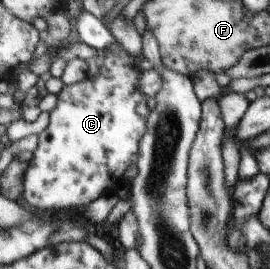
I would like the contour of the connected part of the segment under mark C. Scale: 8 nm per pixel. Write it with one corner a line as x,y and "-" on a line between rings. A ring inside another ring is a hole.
121,43
111,44
100,62
100,73
94,79
85,79
75,85
64,86
58,93
58,104
50,113
48,126
38,135
38,148
29,161
25,175
23,199
33,205
36,212
50,214
67,211
76,214
79,207
87,207
104,194
119,189
124,183
125,173
139,161
141,137
147,133
147,119
151,109
147,95
139,89
141,69
135,55
127,55

